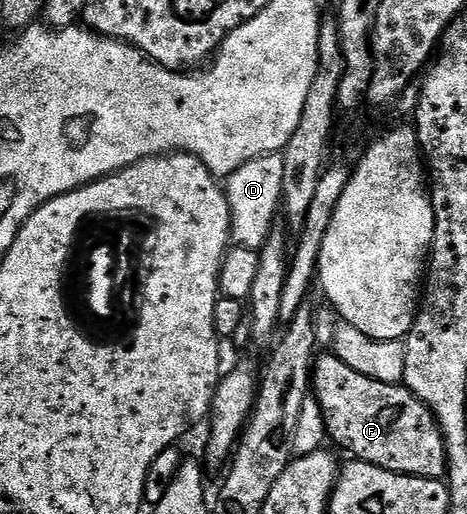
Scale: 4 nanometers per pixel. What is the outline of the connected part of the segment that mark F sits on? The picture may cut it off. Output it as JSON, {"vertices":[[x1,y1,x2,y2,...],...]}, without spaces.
{"vertices":[[333,352,321,354,312,362,310,390,320,406,327,439,331,443,335,442,340,449,347,450,351,459,379,466,388,472,417,478,445,479,446,445,434,413,405,384,369,378,356,372,356,368,348,368,348,364,344,364,344,360,340,360]]}

